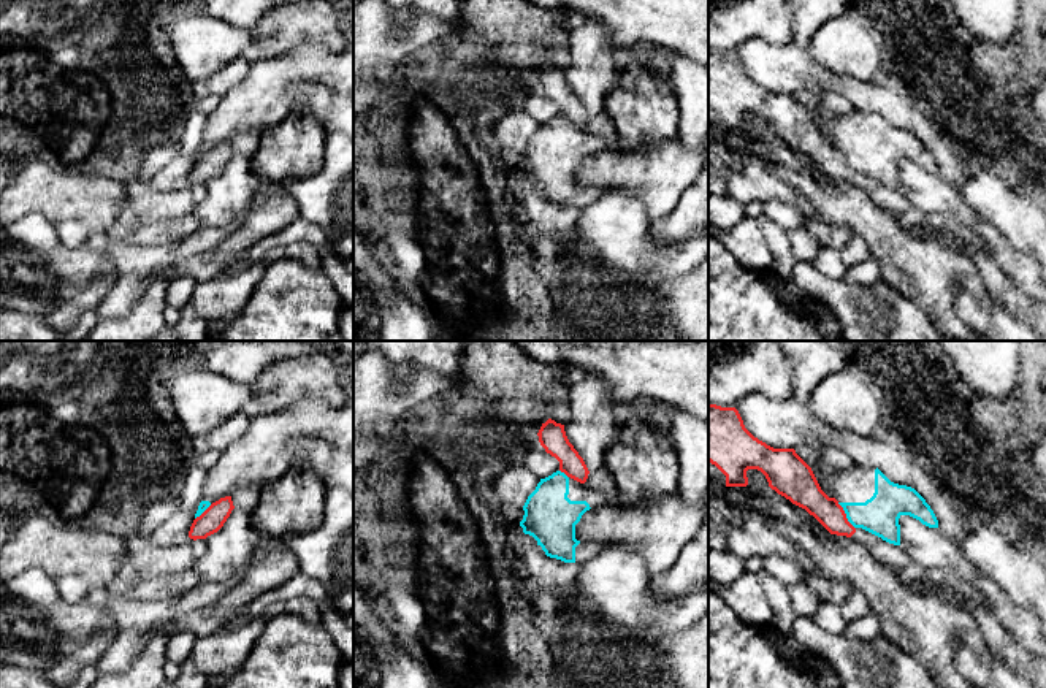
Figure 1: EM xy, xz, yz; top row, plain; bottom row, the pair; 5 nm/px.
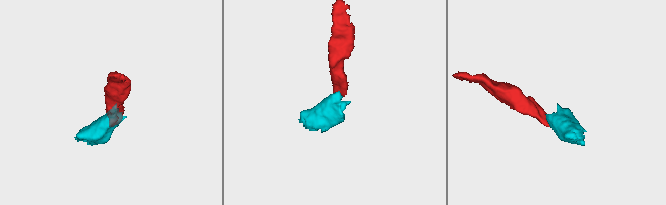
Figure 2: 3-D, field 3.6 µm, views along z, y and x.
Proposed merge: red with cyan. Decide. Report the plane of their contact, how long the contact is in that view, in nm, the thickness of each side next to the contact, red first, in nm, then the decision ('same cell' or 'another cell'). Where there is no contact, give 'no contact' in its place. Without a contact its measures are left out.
contact in yz; length 160 nm; calibres 160 and 200 nm; another cell

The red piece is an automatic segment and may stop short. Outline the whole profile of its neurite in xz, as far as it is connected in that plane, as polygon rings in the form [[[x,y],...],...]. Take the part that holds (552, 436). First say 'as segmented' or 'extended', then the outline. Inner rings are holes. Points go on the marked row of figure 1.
extended; [[[548,419],[545,423],[542,423],[537,436],[545,452],[559,461],[561,472],[602,493],[605,496],[604,504],[607,506],[617,504],[618,491],[609,468],[602,464],[599,469],[590,472],[583,458],[569,442],[564,431],[564,425]]]

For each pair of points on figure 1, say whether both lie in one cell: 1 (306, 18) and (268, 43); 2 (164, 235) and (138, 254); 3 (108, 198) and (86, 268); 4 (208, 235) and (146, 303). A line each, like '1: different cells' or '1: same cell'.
1: same cell
2: different cells
3: different cells
4: different cells

